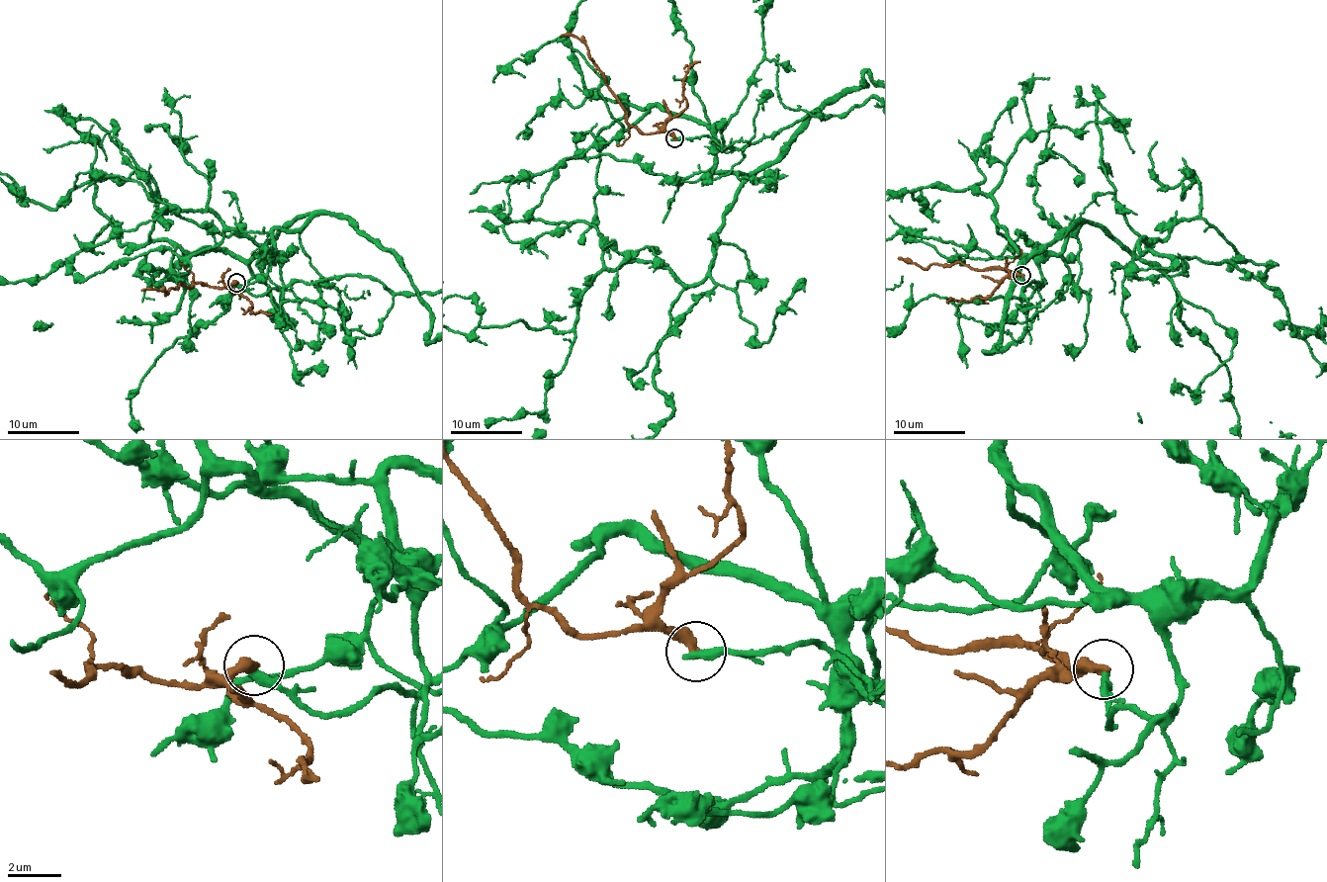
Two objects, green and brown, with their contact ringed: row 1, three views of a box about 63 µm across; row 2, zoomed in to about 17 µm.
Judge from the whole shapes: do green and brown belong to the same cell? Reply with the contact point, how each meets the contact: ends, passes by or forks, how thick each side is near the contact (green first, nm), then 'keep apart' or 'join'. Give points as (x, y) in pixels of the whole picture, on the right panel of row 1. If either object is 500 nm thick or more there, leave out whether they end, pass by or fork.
(1021, 275) | green ends | brown ends | 380/440 nm | keep apart

